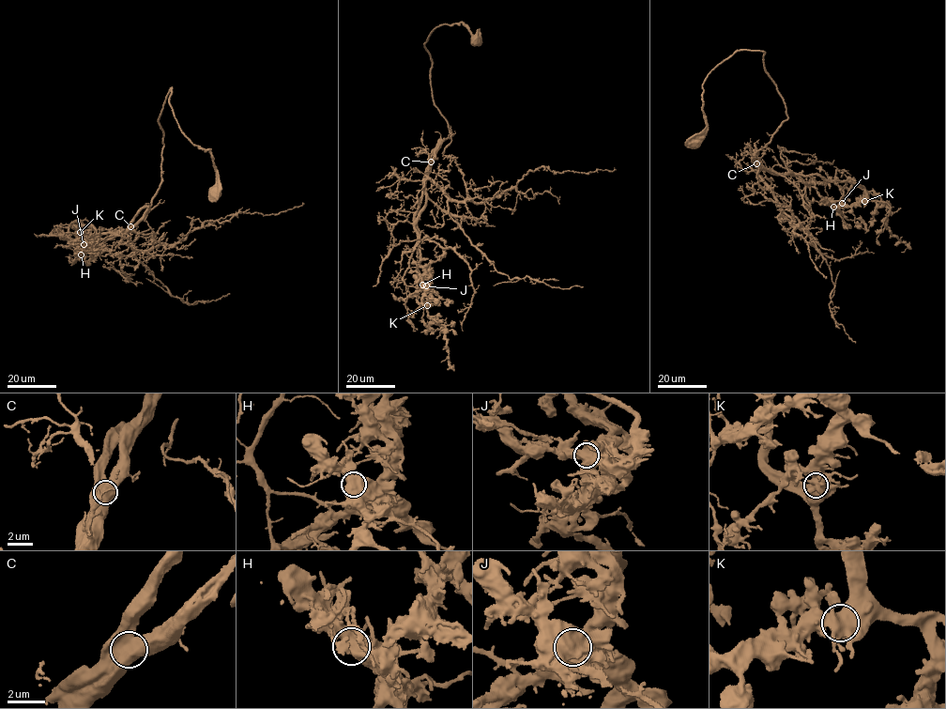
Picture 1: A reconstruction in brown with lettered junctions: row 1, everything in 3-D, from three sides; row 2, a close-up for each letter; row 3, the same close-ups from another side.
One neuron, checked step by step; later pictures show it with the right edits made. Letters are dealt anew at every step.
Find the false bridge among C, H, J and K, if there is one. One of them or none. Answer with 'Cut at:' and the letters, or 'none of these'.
Cut at: none of these

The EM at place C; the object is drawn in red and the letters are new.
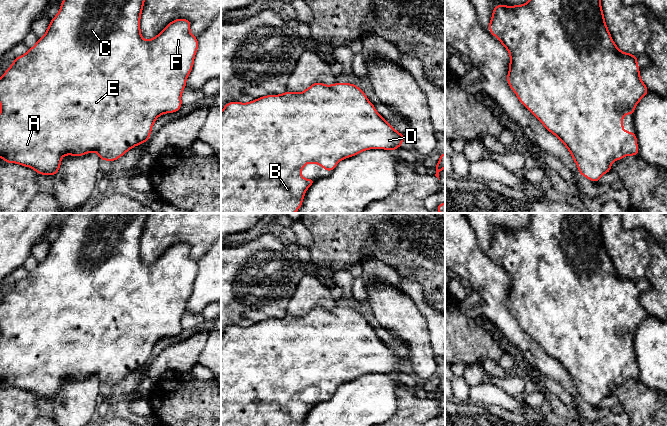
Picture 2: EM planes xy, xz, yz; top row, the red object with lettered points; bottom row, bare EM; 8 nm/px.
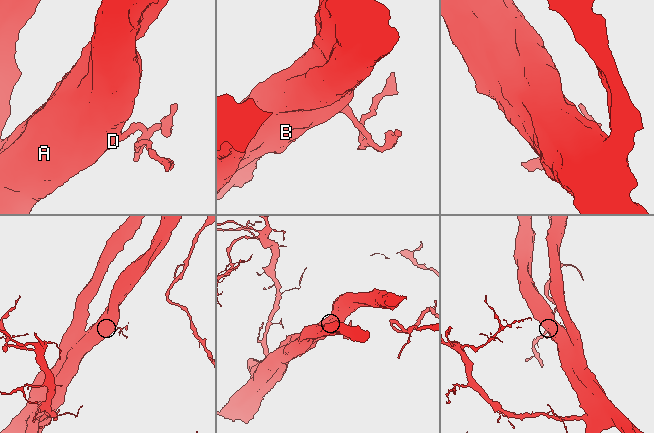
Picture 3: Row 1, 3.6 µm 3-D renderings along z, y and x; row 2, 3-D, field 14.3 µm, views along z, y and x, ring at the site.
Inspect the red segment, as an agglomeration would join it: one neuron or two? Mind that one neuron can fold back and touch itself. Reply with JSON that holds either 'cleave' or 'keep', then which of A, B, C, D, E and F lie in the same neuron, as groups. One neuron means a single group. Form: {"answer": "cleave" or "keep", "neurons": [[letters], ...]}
{"answer": "keep", "neurons": [["A", "B", "C", "D", "E", "F"]]}

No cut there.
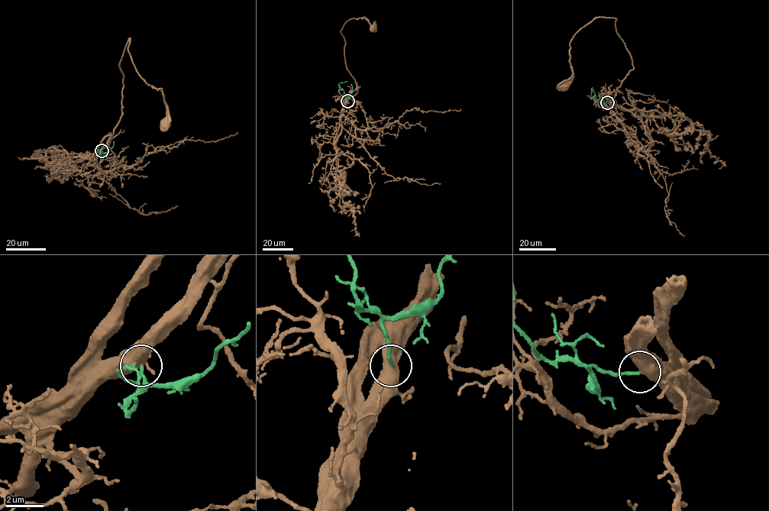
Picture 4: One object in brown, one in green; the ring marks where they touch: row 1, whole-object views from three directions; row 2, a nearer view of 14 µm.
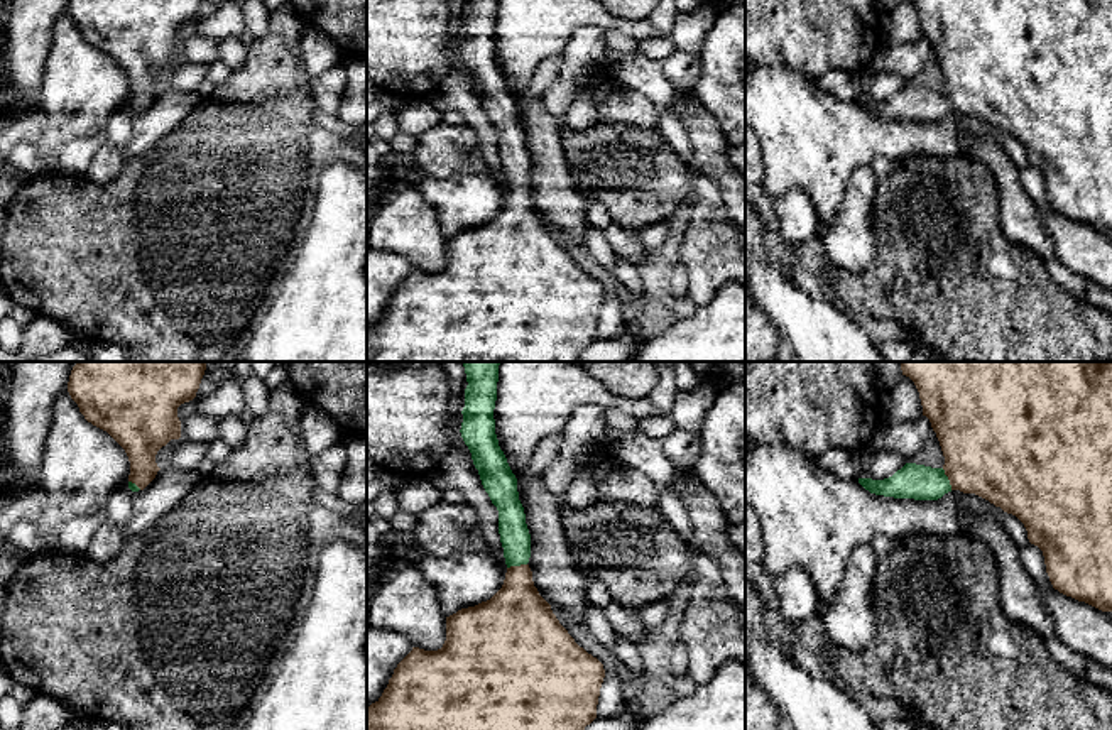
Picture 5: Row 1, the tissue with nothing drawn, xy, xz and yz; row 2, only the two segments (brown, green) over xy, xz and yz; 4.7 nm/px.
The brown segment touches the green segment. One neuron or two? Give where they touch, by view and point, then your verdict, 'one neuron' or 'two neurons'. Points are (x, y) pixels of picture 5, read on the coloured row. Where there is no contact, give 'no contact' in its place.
meets brown in yz at (948, 479); one neuron

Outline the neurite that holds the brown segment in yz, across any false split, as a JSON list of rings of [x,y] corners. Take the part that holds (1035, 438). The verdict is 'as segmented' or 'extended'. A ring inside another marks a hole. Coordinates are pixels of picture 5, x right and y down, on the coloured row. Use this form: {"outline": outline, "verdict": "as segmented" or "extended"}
{"outline": [[[899,362],[921,399],[945,465],[906,463],[884,480],[859,478],[875,495],[938,500],[951,490],[975,493],[1016,515],[1043,551],[1055,590],[1112,612],[1112,362]]], "verdict": "extended"}

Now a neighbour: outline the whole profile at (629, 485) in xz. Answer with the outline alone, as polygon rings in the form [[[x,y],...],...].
[[[624,468],[597,482],[600,502],[622,502],[657,509],[661,500],[659,487],[642,471]]]

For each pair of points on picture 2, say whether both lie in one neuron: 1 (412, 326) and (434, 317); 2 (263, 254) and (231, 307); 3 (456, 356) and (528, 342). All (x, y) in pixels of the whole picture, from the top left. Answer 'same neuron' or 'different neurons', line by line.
1: different neurons
2: same neuron
3: different neurons

